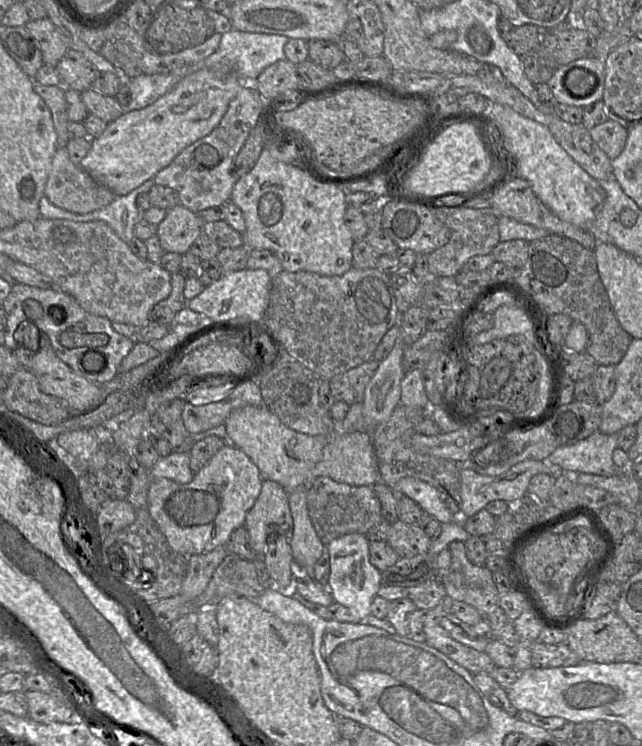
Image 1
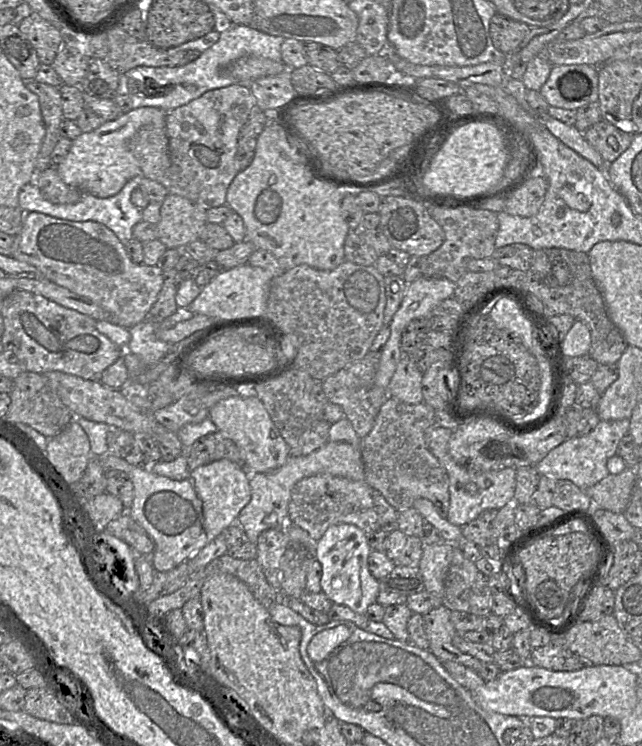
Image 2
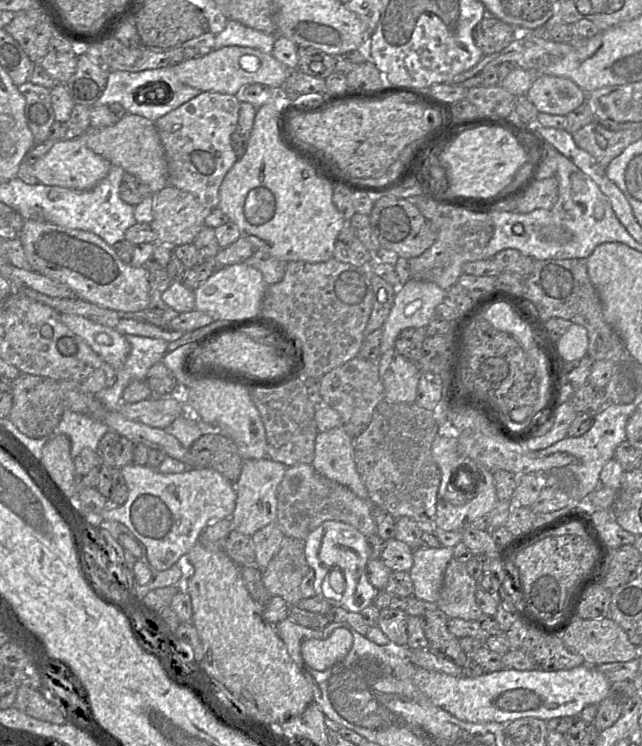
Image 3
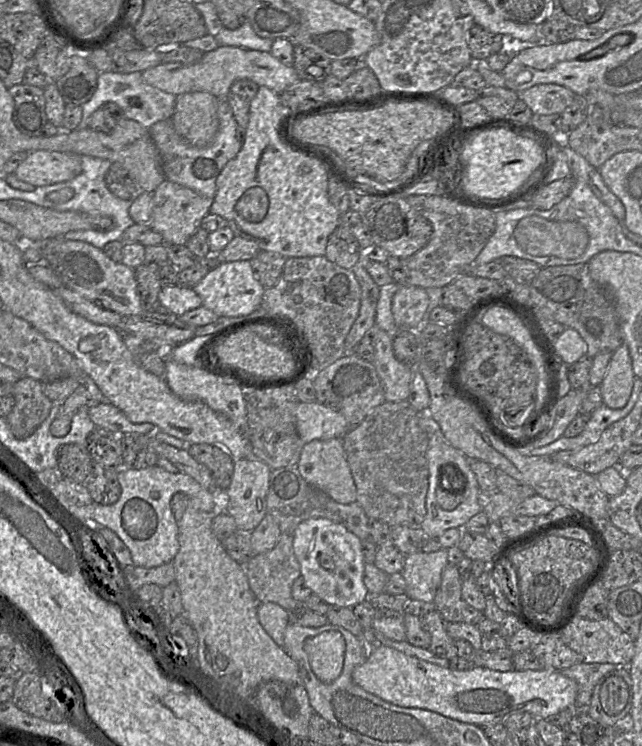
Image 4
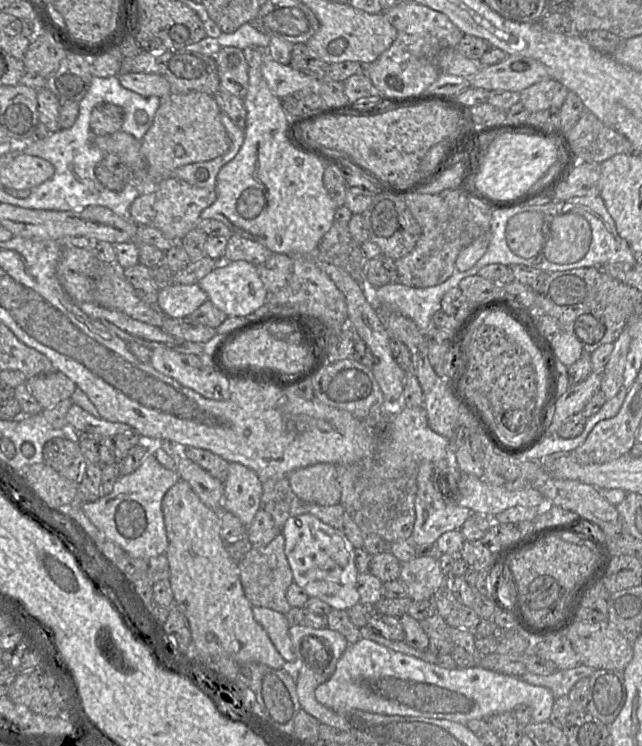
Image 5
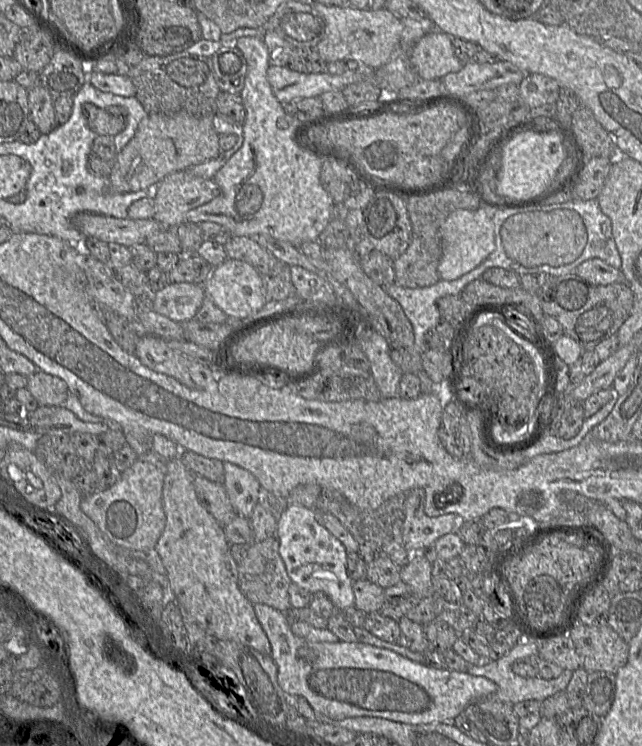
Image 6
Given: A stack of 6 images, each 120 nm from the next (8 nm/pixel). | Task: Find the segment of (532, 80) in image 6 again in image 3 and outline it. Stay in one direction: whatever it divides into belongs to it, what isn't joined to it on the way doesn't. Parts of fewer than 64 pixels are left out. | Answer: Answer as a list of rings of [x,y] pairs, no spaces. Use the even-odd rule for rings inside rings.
[[[537,74],[526,96],[539,112],[566,116],[586,100],[587,94],[569,78]]]

